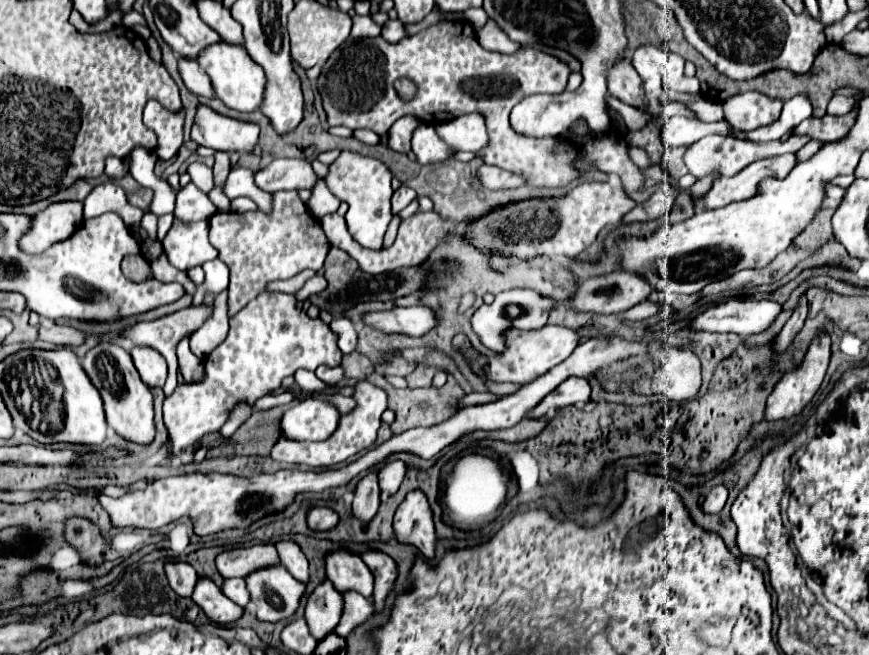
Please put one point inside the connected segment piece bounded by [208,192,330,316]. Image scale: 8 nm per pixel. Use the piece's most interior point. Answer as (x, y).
(259, 248)

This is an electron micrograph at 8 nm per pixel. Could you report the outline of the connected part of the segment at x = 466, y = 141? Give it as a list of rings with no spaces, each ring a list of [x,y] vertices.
[[[466,114],[450,122],[442,122],[436,126],[436,132],[458,150],[478,152],[484,144],[490,144],[488,132],[484,128],[484,118],[480,114]]]

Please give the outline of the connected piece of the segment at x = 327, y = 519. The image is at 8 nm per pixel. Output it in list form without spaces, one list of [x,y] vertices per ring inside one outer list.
[[[314,508],[308,514],[308,526],[316,532],[334,530],[340,524],[340,516],[330,508]]]

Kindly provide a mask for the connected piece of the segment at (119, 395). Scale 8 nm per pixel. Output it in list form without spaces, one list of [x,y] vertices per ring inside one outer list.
[[[98,344],[84,356],[82,366],[90,382],[96,386],[96,390],[100,392],[104,400],[104,412],[106,412],[108,426],[128,442],[134,442],[140,446],[152,444],[156,438],[152,392],[138,376],[132,356],[118,344]]]

